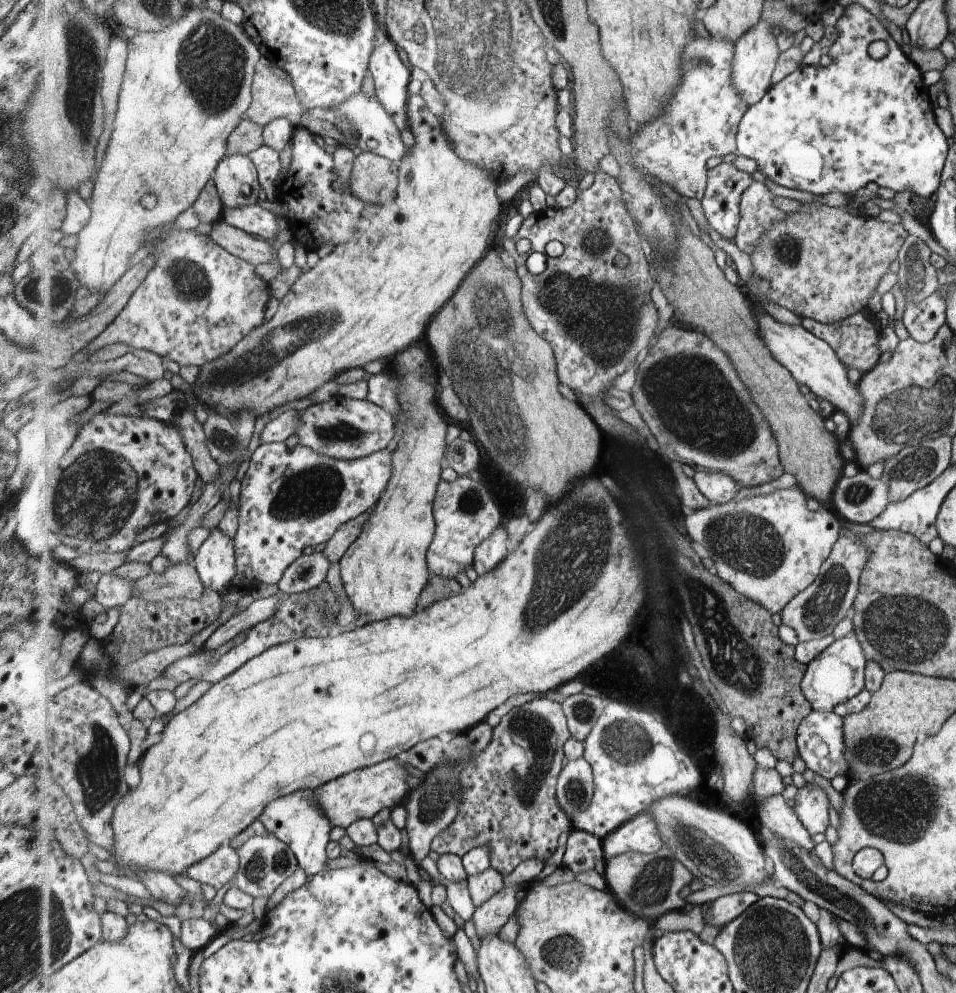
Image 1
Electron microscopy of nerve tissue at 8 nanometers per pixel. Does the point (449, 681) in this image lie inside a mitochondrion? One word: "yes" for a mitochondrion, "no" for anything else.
no

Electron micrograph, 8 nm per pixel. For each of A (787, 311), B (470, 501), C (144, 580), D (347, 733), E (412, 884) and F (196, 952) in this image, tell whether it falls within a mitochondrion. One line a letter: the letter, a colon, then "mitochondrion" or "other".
A: other
B: mitochondrion
C: other
D: other
E: other
F: other

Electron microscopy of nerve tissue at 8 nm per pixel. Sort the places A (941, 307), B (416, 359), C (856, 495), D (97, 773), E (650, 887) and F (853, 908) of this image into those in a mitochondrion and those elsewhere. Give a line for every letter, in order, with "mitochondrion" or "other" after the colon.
A: other
B: other
C: mitochondrion
D: mitochondrion
E: mitochondrion
F: mitochondrion

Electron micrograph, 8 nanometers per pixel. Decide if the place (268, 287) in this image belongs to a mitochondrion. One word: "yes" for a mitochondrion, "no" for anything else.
no

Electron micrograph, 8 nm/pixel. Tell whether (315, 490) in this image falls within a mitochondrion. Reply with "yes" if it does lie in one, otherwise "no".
yes

